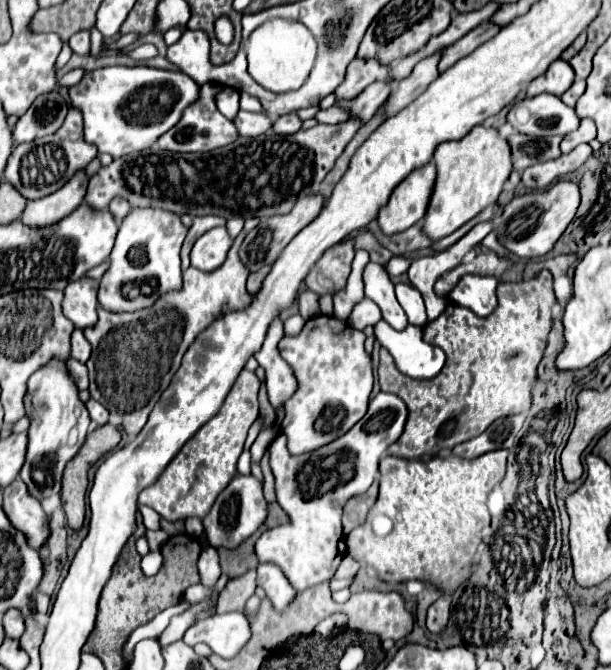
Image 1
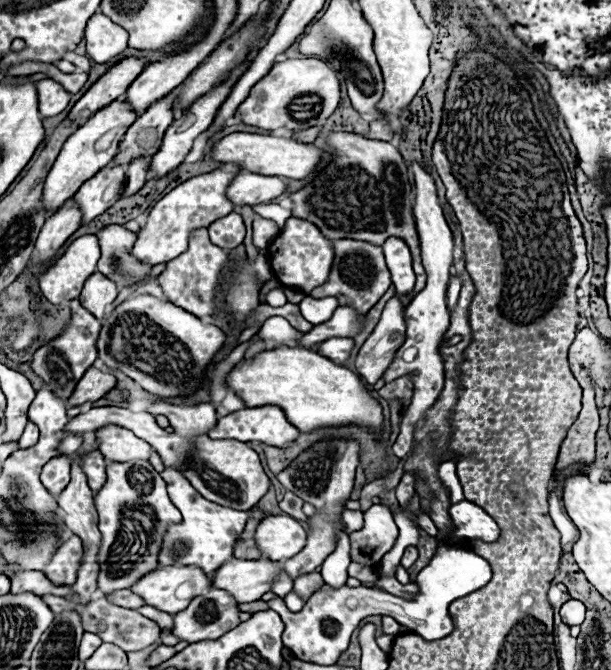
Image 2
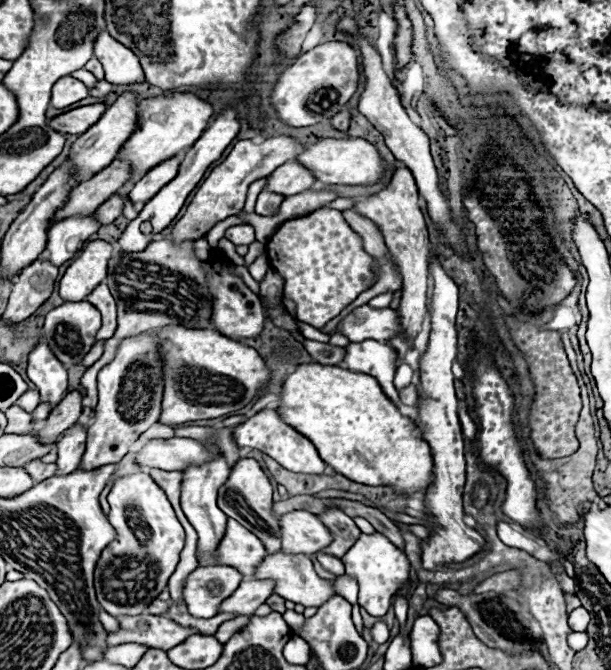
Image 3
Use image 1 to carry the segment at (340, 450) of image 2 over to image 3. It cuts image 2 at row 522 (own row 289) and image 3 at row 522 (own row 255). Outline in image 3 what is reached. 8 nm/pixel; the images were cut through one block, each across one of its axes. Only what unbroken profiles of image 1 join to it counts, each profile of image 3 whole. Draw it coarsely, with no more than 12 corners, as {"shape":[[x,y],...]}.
{"shape":[[338,508],[320,520],[334,534],[324,554],[342,558],[358,540],[360,530]]}

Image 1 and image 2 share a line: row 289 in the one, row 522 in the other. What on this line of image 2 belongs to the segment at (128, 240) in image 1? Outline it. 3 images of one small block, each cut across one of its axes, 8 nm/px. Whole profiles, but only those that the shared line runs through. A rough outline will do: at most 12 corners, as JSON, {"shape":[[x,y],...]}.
{"shape":[[112,462],[94,496],[98,590],[158,568],[182,520],[148,462]]}

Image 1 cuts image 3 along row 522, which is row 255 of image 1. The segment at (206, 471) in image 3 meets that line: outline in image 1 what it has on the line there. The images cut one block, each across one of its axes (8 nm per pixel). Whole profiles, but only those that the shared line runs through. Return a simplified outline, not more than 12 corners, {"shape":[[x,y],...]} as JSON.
{"shape":[[226,228],[208,230],[192,248],[192,266],[212,272],[226,260]]}

